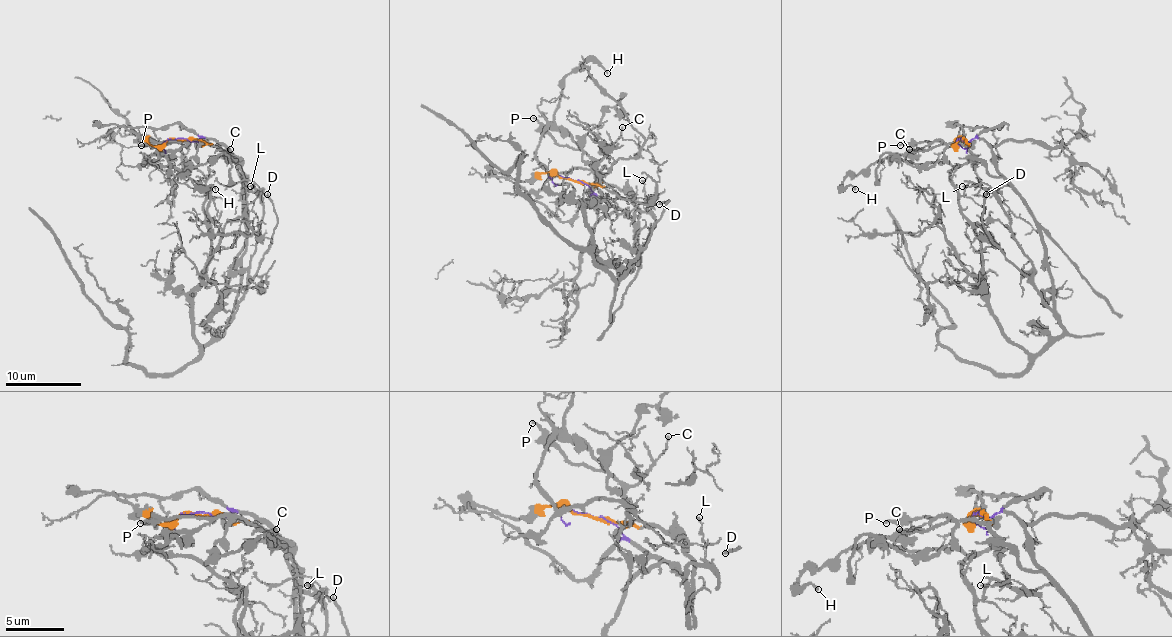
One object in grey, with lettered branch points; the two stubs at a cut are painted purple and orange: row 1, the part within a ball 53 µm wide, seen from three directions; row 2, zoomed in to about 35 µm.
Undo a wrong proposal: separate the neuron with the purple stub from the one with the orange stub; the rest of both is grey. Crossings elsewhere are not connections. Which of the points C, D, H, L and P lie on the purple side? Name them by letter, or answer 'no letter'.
D, L

